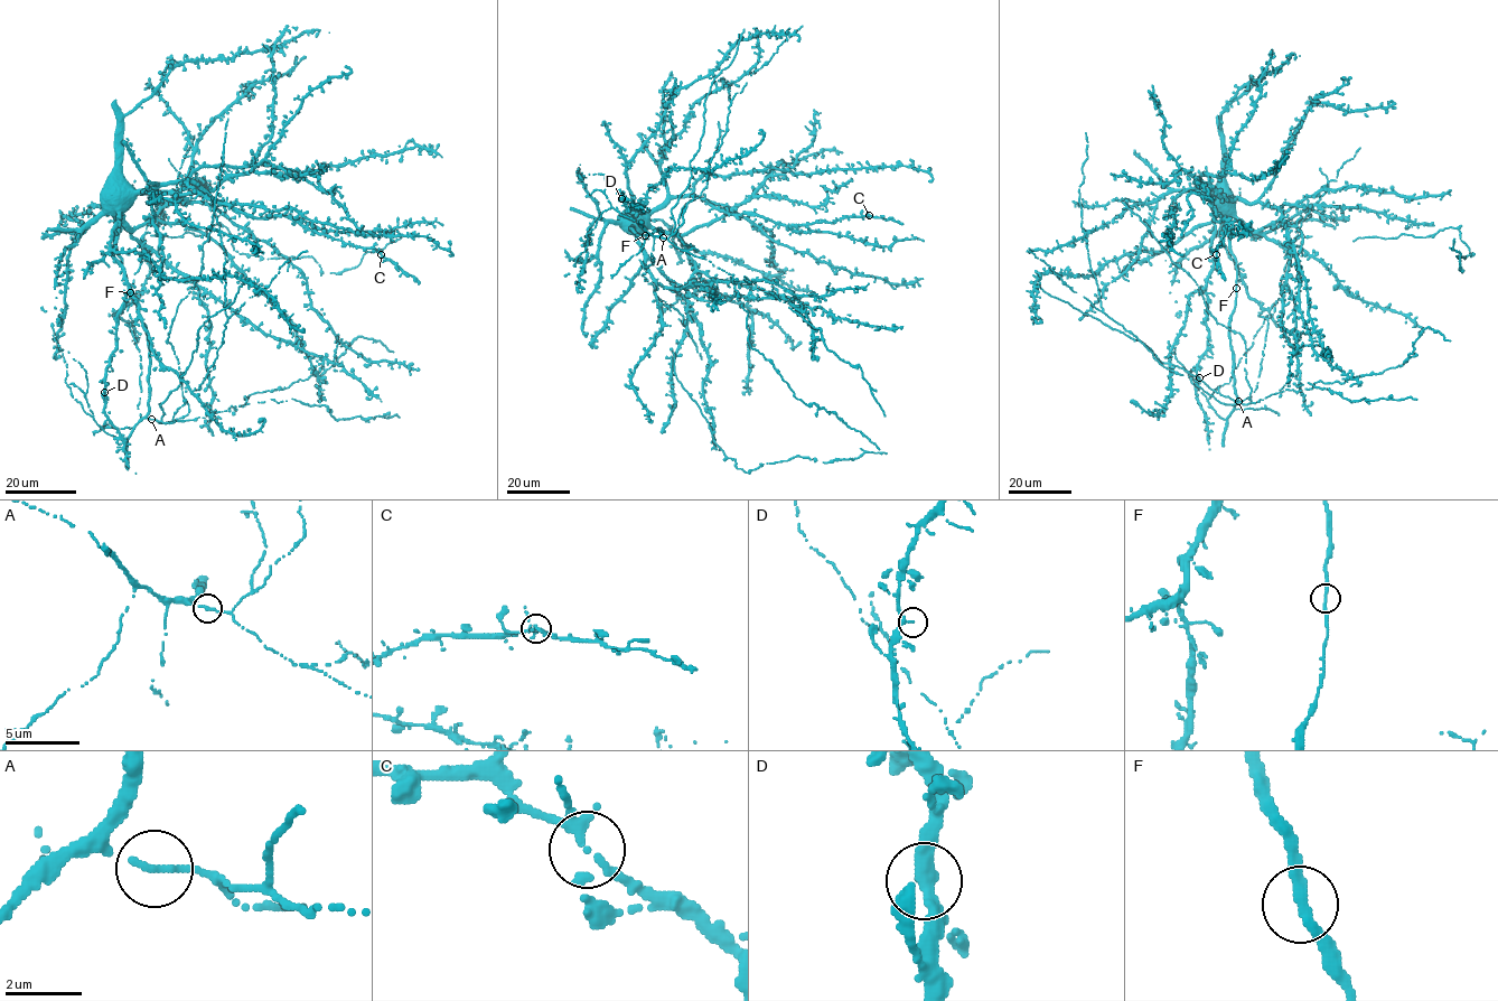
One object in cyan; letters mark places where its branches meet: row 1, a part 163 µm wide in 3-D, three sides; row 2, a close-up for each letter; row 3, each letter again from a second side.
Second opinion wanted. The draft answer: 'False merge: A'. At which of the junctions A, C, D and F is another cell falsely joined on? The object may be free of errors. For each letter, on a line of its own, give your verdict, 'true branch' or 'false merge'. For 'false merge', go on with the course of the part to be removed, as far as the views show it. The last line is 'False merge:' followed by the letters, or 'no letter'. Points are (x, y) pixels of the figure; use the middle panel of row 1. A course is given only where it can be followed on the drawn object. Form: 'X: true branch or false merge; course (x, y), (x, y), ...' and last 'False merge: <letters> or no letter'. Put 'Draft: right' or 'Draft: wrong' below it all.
A: true branch
C: true branch
D: true branch
F: true branch
False merge: no letter
Draft: wrong

